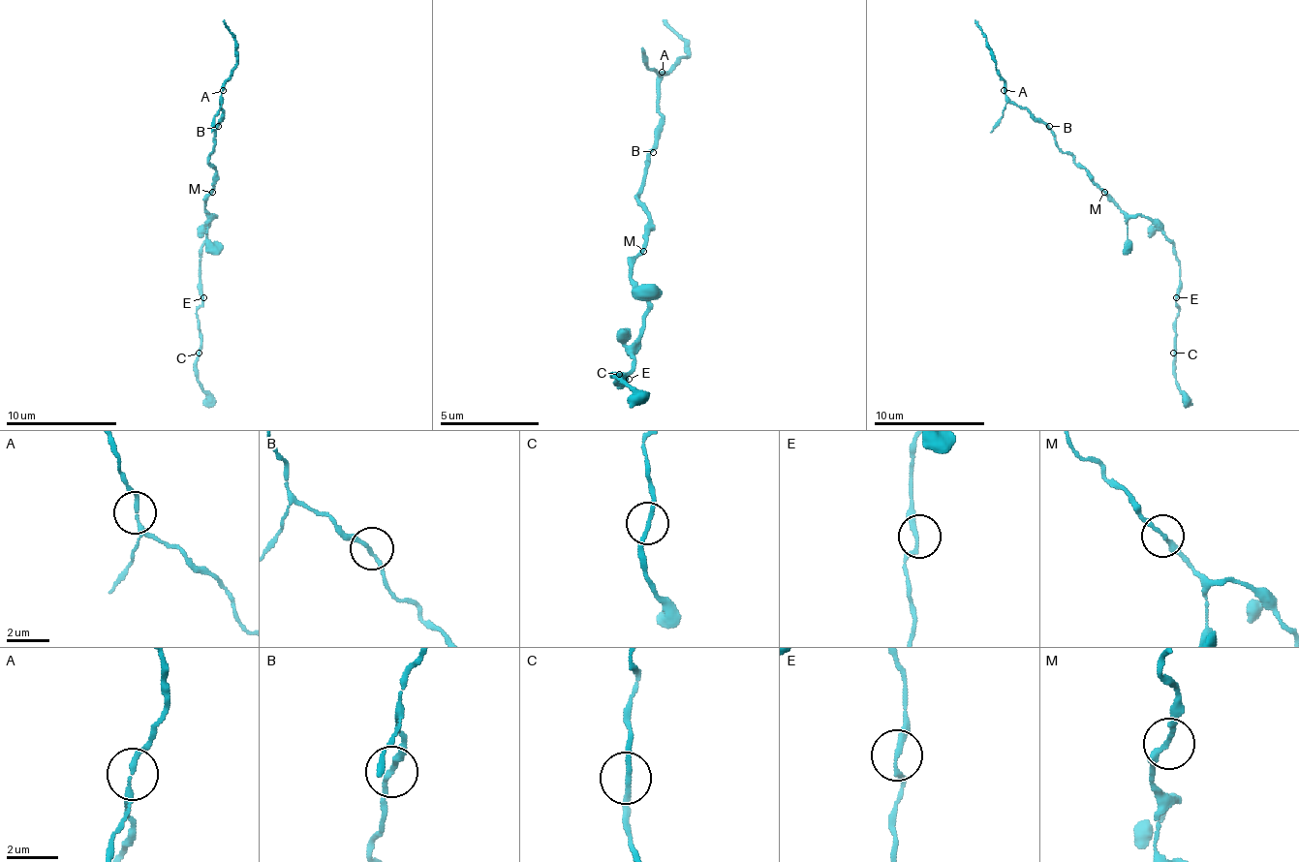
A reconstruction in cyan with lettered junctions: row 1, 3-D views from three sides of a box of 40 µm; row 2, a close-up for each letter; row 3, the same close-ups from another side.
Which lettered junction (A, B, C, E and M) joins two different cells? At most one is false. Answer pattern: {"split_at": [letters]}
{"split_at": []}

